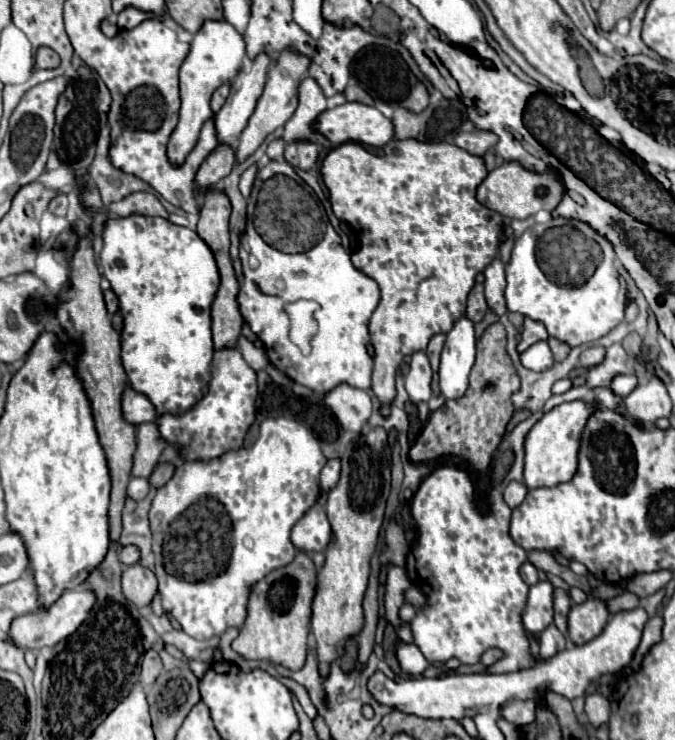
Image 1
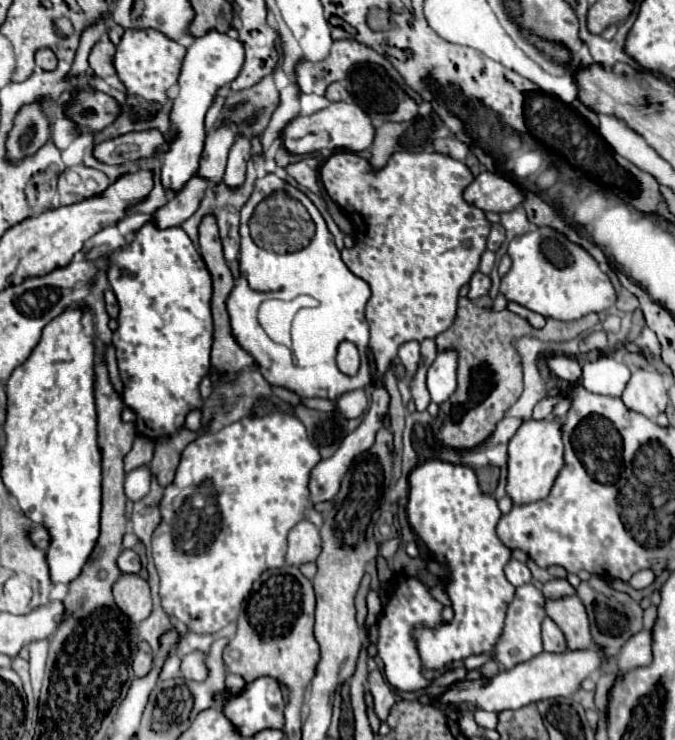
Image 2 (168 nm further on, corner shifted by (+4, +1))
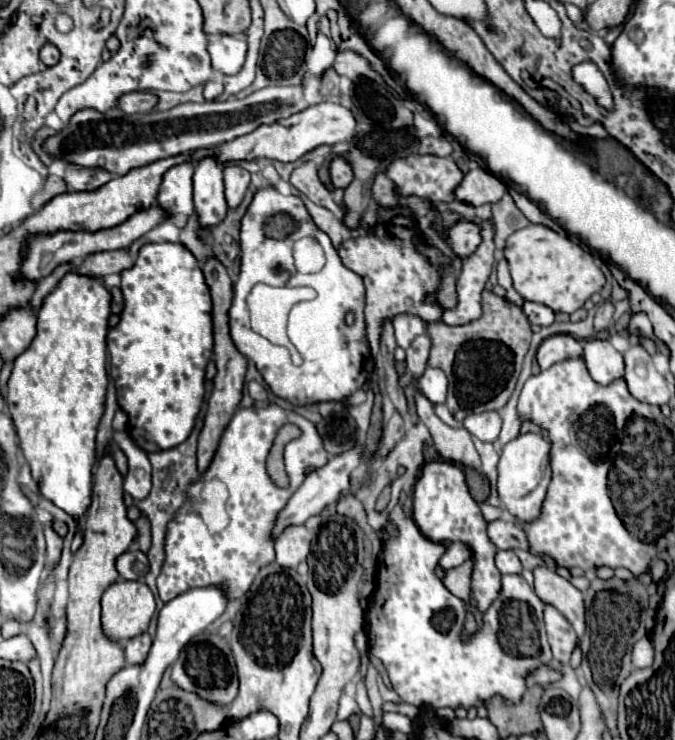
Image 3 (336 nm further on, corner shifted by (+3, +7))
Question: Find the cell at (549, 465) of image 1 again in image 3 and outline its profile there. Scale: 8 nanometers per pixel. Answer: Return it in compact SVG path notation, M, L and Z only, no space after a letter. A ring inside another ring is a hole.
M526 432L510 440L504 446L498 464L498 494L504 508L522 522L534 520L540 514L540 504L546 498L550 476L550 442L542 434Z

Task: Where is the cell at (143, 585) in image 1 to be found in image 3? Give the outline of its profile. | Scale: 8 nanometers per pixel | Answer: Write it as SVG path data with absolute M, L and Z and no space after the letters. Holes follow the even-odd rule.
M116 580L102 596L102 626L114 640L146 632L156 610L152 590L140 580Z

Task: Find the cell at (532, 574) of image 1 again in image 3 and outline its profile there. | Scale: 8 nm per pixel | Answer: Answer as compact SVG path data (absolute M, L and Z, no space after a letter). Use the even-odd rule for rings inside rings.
M502 550L496 554L496 566L502 574L520 574L522 572L522 562L512 550Z

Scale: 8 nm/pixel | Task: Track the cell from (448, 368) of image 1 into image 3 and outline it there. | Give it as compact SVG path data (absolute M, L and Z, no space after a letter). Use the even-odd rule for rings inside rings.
M426 368L424 376L416 384L422 394L432 402L432 404L444 404L446 402L446 388L448 380L440 368Z

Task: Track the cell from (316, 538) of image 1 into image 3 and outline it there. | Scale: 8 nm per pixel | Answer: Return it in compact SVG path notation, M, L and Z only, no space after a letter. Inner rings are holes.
M288 526L276 540L276 562L282 568L296 568L310 554L310 542L306 526Z

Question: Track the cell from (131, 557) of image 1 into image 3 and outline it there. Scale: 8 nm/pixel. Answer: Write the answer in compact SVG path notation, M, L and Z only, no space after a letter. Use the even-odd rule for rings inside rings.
M128 550L116 560L116 568L124 580L142 580L148 572L148 558L140 550Z

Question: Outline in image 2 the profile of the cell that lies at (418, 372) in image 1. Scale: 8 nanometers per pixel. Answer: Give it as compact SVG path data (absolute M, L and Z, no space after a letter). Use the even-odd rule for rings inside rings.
M411 340L411 342L405 342L403 346L399 346L399 358L407 370L407 376L415 376L415 370L419 364L419 342Z

